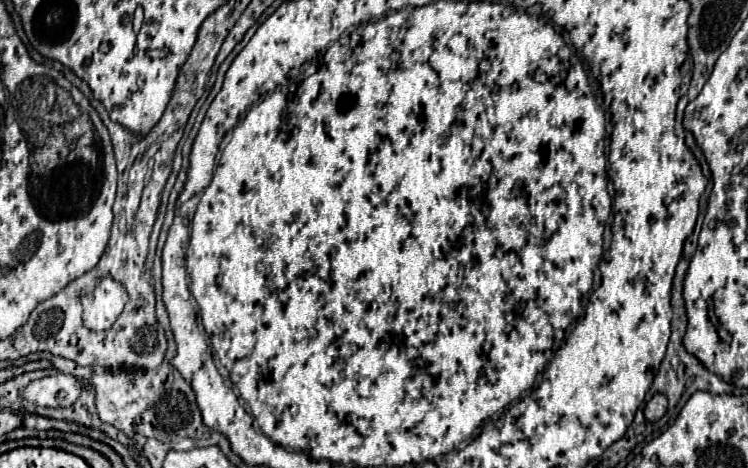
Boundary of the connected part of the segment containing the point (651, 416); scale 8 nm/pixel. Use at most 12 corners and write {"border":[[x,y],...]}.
{"border":[[653,395],[645,419],[659,421],[667,411],[667,397]]}

